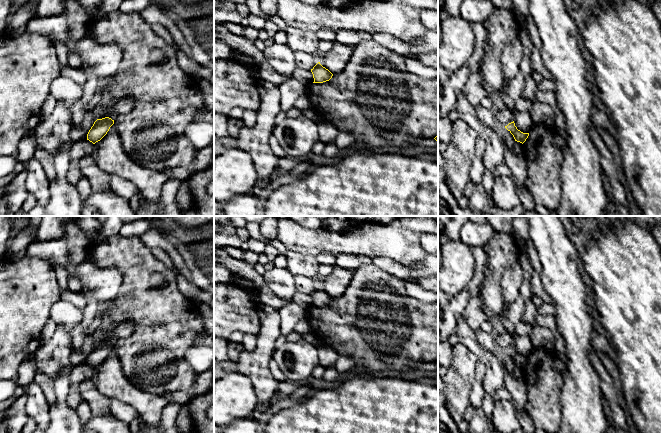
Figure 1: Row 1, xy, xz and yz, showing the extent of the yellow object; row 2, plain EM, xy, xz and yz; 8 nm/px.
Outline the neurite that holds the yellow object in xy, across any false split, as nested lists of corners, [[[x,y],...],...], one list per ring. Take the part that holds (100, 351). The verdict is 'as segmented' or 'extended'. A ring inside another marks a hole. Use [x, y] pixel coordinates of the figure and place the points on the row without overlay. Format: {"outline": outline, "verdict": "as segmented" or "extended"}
{"outline": [[[109,341],[97,343],[87,358],[87,364],[95,368],[100,365],[114,348],[114,344]]], "verdict": "as segmented"}

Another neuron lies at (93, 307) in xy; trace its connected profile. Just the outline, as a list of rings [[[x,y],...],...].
[[[89,299],[87,301],[86,307],[83,309],[83,318],[80,323],[78,323],[71,330],[72,338],[72,349],[78,351],[82,348],[84,342],[90,337],[85,333],[85,330],[93,322],[96,315],[101,311],[102,304],[97,299]]]

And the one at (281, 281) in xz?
[[[277,268],[262,276],[265,286],[270,288],[284,302],[291,301],[296,291],[295,276],[287,268]]]

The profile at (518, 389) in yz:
[[[505,351],[501,352],[502,364],[504,367],[504,387],[511,393],[513,399],[513,405],[521,411],[523,414],[528,415],[526,412],[527,405],[527,386],[523,380],[518,380],[513,373],[515,363],[513,359]]]

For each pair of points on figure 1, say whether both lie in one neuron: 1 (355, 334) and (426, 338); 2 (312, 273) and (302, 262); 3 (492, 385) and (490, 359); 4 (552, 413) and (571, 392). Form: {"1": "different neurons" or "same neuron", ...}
{"1": "same neuron", "2": "same neuron", "3": "same neuron", "4": "different neurons"}

